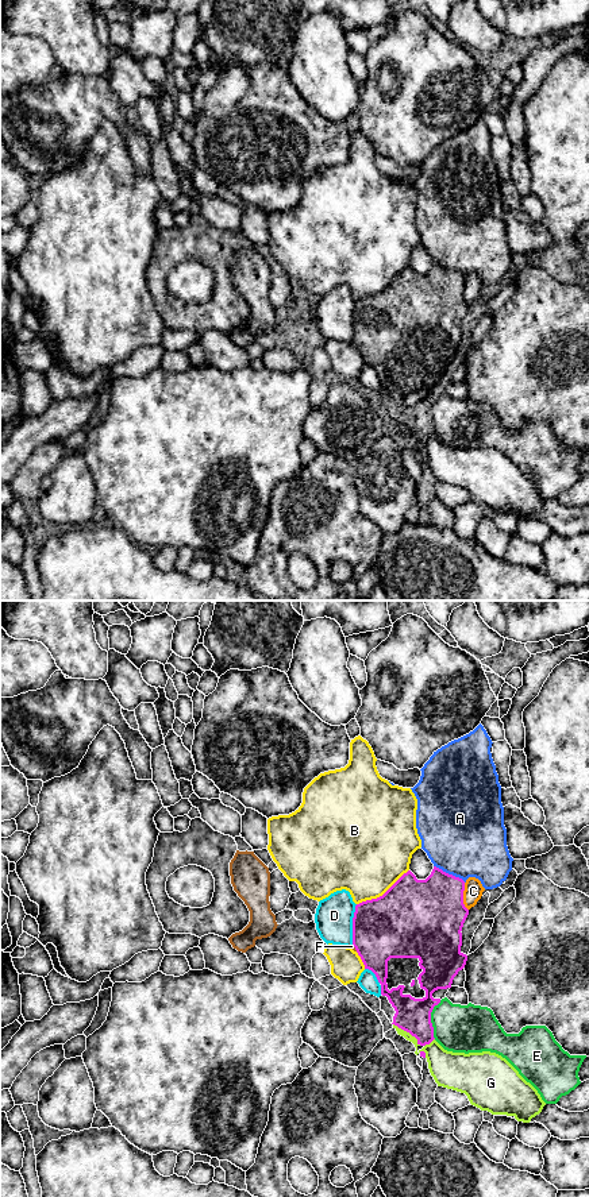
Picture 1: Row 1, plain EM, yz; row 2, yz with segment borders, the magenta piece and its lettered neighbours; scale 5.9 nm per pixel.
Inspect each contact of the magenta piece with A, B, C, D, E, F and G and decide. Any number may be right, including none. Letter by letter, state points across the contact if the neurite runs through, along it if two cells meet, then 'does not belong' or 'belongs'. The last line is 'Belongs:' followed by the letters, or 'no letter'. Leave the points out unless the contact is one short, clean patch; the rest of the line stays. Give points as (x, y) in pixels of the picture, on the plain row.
A: does not belong
B: does not belong
C: does not belong
D: does not belong
E: does not belong
F: across yz (391, 321), (382, 329), (354, 342), (351, 342) | belongs
G: does not belong
Belongs: F

